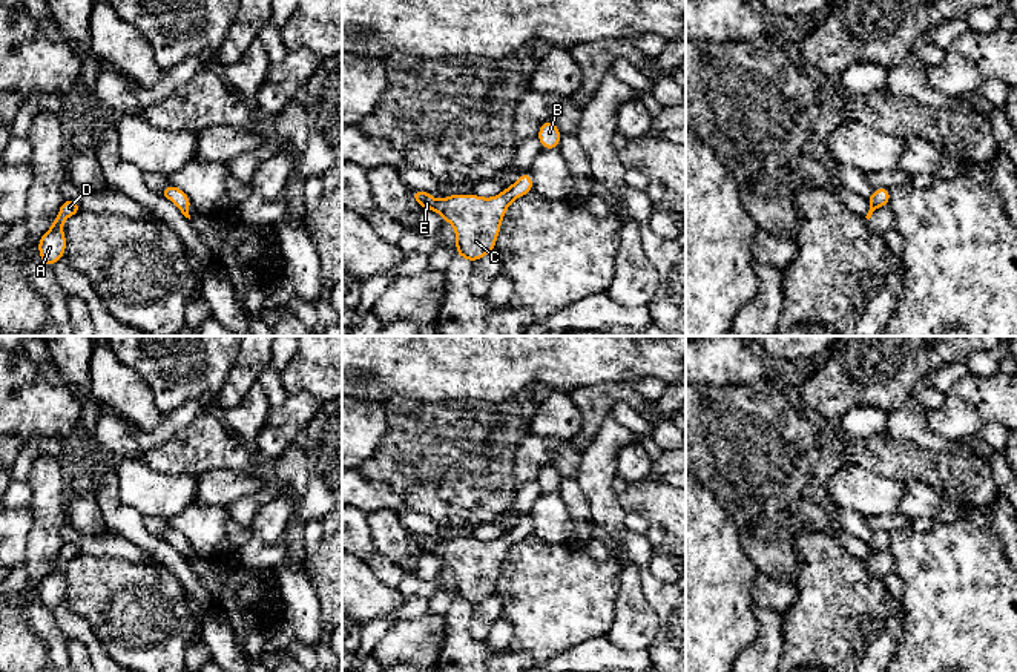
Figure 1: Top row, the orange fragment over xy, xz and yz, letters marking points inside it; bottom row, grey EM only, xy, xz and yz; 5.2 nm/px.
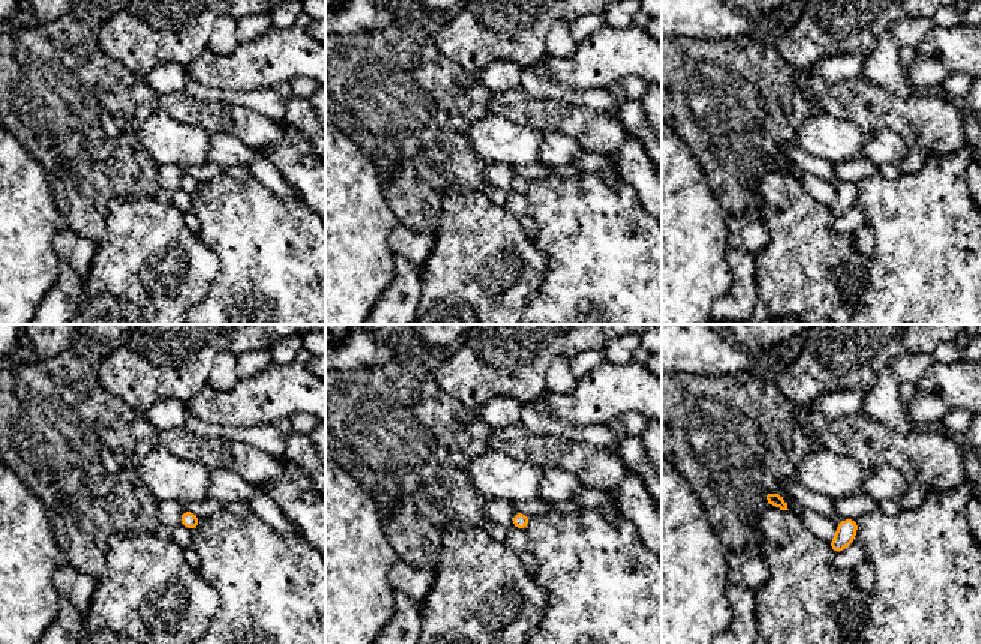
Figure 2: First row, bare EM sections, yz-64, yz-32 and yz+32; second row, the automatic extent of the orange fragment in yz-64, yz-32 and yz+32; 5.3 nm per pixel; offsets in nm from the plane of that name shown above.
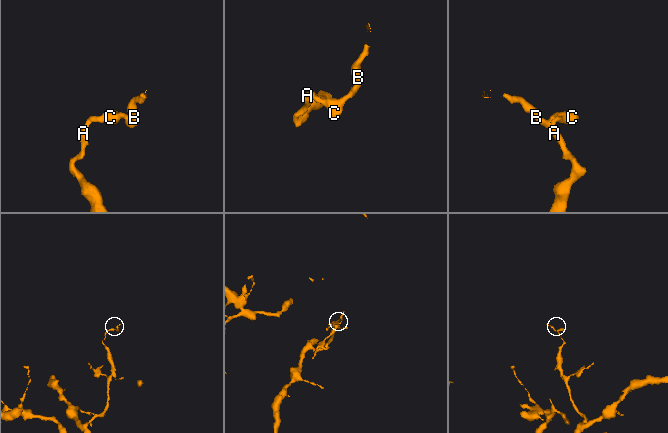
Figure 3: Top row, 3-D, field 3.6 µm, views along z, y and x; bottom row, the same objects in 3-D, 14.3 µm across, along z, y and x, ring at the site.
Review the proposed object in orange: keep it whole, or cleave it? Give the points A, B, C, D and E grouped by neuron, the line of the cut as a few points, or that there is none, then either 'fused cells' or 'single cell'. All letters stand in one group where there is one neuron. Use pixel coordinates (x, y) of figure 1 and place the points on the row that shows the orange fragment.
groups A B C D E; cut none; single cell

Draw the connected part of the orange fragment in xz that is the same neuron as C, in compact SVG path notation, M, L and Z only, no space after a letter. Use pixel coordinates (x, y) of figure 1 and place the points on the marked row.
M525 172L517 183L492 198L477 195L451 195L434 199L430 192L411 192L422 209L437 212L456 229L457 255L469 262L477 261L495 249L502 219L509 204L532 192L532 178Z

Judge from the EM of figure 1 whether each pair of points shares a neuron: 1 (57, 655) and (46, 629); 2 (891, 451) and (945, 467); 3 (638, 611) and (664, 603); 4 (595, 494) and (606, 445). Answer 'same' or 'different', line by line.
1: same
2: same
3: different
4: same

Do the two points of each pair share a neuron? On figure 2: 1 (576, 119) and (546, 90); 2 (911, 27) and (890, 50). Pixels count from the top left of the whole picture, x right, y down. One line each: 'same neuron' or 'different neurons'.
1: different neurons
2: same neuron

